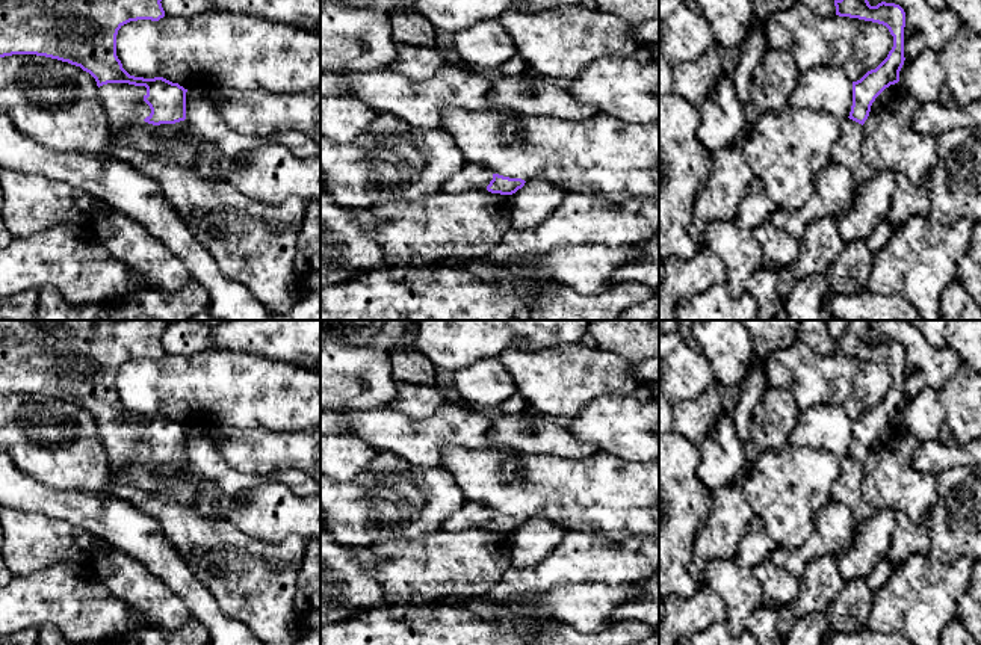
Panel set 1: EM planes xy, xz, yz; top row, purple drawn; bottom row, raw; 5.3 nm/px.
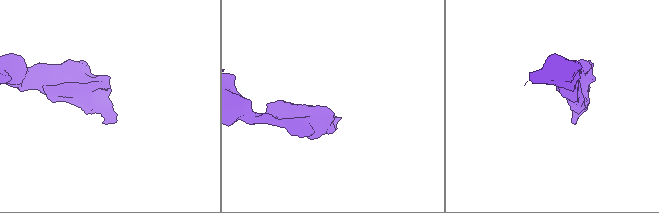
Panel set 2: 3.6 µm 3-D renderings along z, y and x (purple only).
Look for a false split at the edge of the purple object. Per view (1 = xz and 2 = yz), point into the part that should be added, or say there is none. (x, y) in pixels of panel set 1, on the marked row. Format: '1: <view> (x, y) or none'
1: xz (472, 177)
2: yz (847, 151)

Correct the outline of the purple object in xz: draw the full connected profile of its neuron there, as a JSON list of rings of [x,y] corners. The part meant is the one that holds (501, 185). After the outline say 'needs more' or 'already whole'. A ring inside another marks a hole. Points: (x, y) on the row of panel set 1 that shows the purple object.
[[[466,163],[443,187],[443,190],[488,190],[491,193],[512,195],[525,186],[521,178],[509,178],[493,174],[487,166],[478,163]]]; needs more

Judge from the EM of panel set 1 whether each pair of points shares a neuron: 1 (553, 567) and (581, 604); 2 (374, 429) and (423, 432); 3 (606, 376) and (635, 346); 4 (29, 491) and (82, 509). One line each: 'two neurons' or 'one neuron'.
1: two neurons
2: one neuron
3: two neurons
4: one neuron

